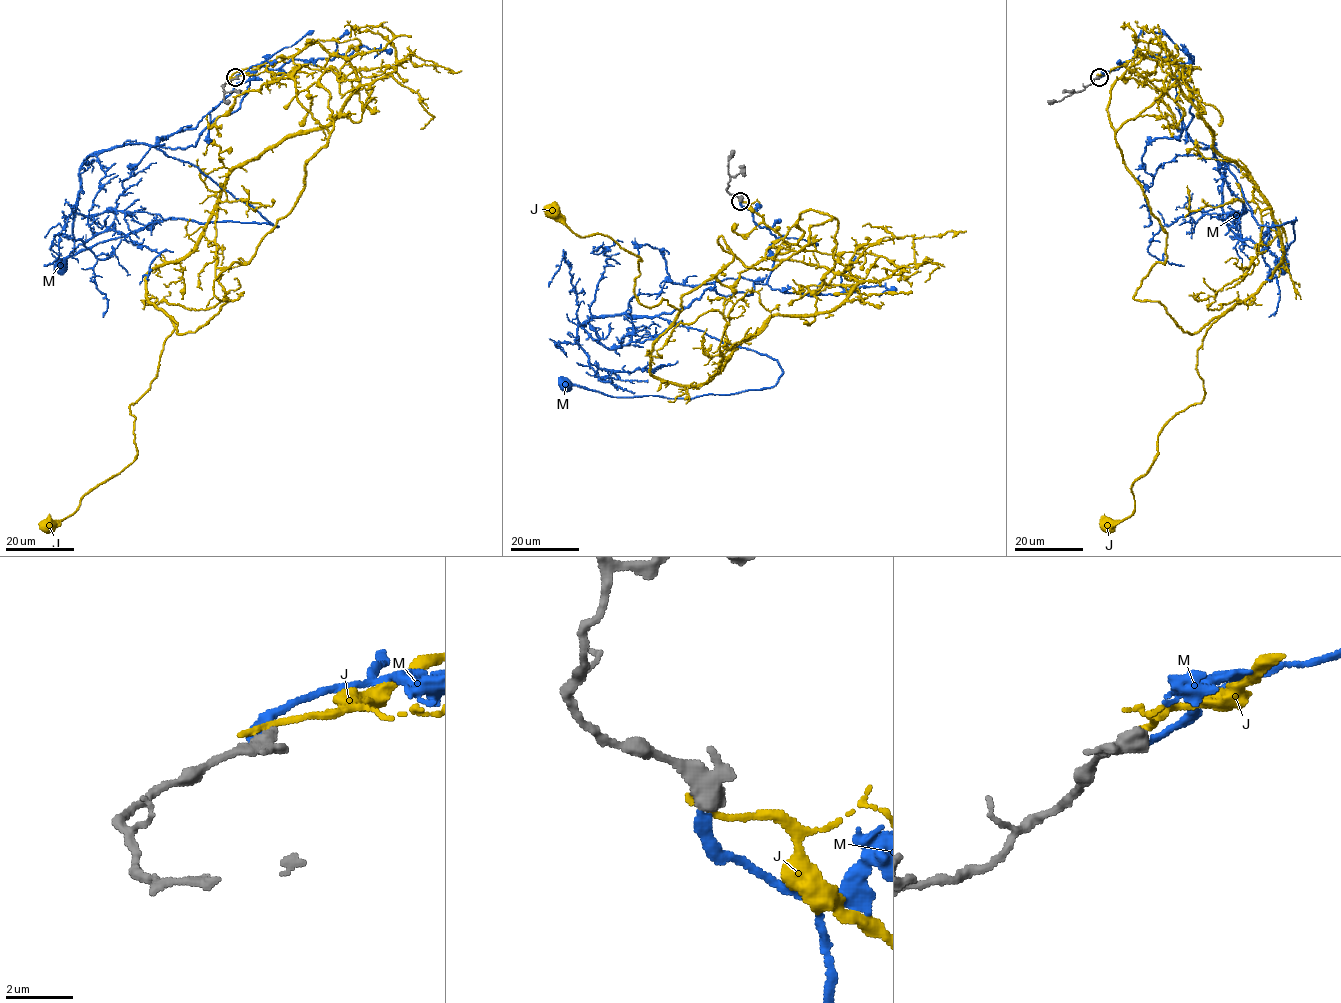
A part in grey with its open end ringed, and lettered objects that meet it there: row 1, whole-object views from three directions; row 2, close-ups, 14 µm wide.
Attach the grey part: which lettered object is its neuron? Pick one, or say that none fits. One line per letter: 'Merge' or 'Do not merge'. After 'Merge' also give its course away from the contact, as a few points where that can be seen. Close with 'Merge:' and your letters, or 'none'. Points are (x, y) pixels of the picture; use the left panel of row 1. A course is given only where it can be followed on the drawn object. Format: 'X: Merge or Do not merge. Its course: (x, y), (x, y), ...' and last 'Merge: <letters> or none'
J: Do not merge
M: Merge. Its course: (236, 77), (271, 56), (250, 76), (240, 105), (194, 146), (154, 147), (278, 226), (168, 218), (61, 264)
Merge: M

